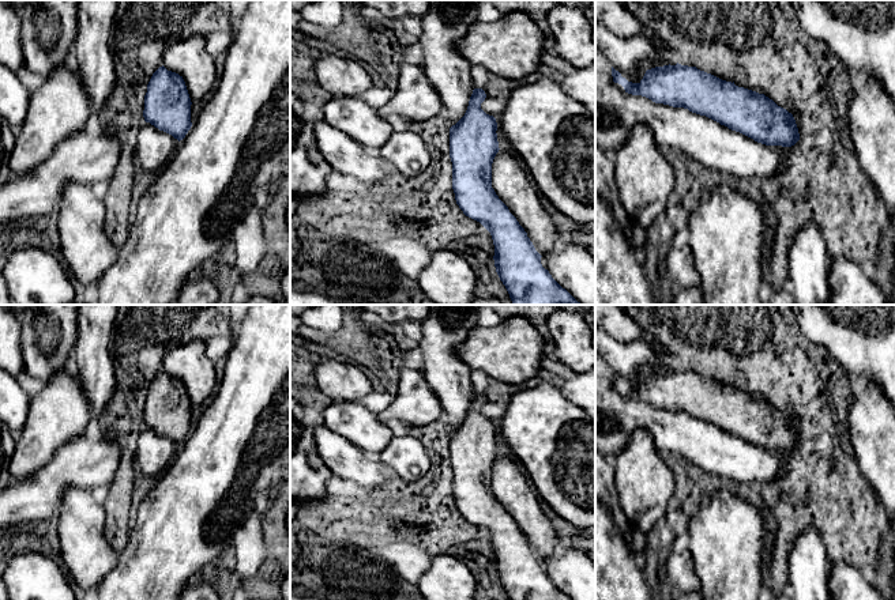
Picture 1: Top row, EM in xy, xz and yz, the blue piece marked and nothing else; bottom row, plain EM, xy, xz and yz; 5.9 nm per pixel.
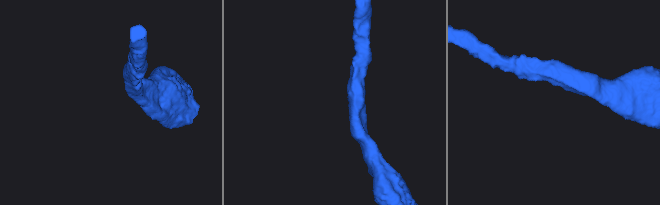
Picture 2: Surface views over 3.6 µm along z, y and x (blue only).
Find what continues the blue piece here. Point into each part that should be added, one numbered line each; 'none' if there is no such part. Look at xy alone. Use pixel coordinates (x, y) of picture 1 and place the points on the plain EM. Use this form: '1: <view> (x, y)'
1: xy (154, 453)

